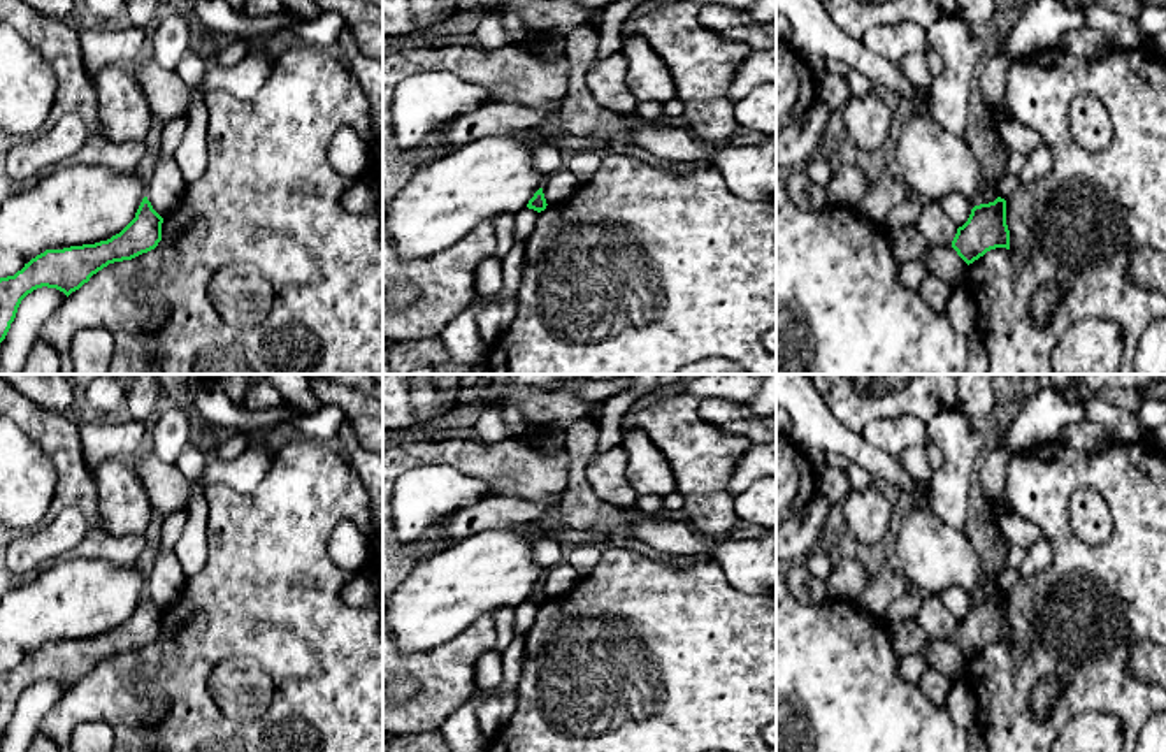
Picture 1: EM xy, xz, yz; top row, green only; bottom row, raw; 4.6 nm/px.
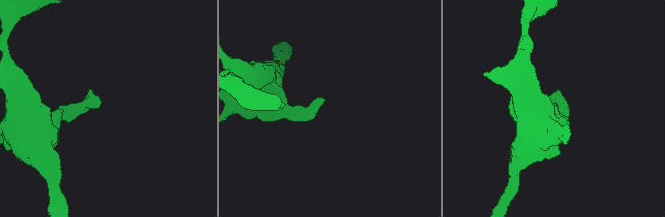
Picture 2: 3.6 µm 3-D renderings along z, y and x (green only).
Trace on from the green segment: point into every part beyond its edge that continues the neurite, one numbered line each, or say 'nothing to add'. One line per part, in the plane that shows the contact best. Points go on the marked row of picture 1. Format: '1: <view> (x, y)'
nothing to add

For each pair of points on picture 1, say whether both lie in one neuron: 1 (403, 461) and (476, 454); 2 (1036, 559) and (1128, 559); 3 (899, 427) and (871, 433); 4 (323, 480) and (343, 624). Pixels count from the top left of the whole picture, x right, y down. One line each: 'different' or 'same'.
1: same
2: different
3: same
4: same

